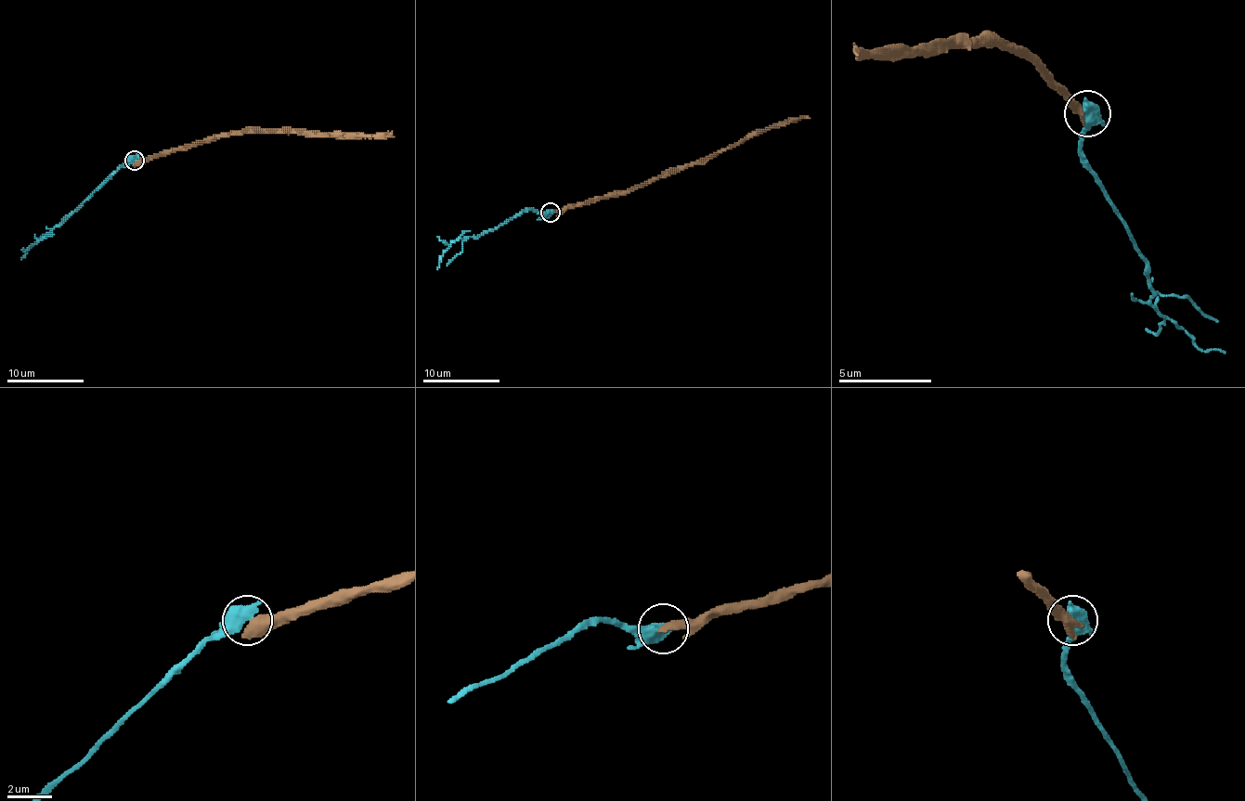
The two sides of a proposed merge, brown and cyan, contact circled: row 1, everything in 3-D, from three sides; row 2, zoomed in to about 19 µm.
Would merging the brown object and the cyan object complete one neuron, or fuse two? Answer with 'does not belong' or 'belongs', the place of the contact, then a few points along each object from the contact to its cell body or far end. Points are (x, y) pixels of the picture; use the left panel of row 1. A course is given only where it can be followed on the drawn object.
does not belong; at (134, 160); brown runs (135, 160), (148, 160), (183, 146), (239, 133), (352, 133), (394, 136); cyan runs (135, 160), (129, 160), (106, 179), (21, 259)

